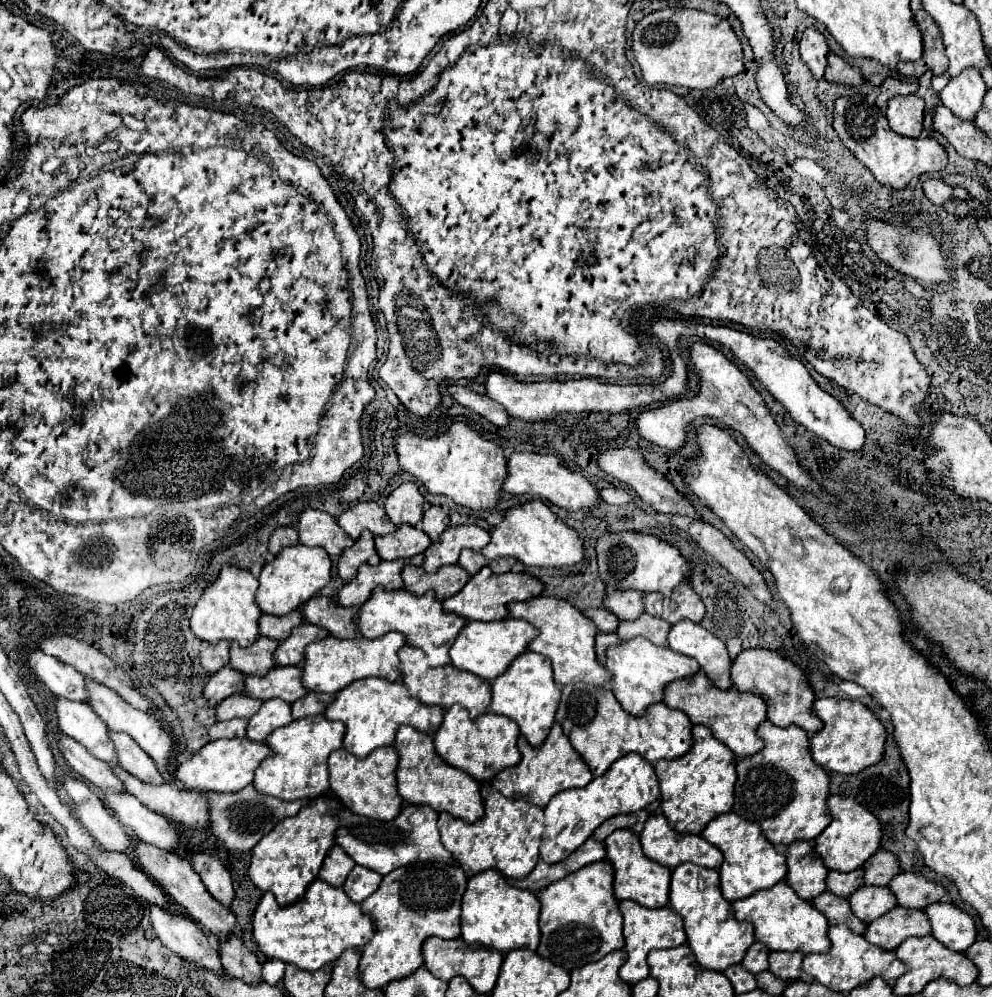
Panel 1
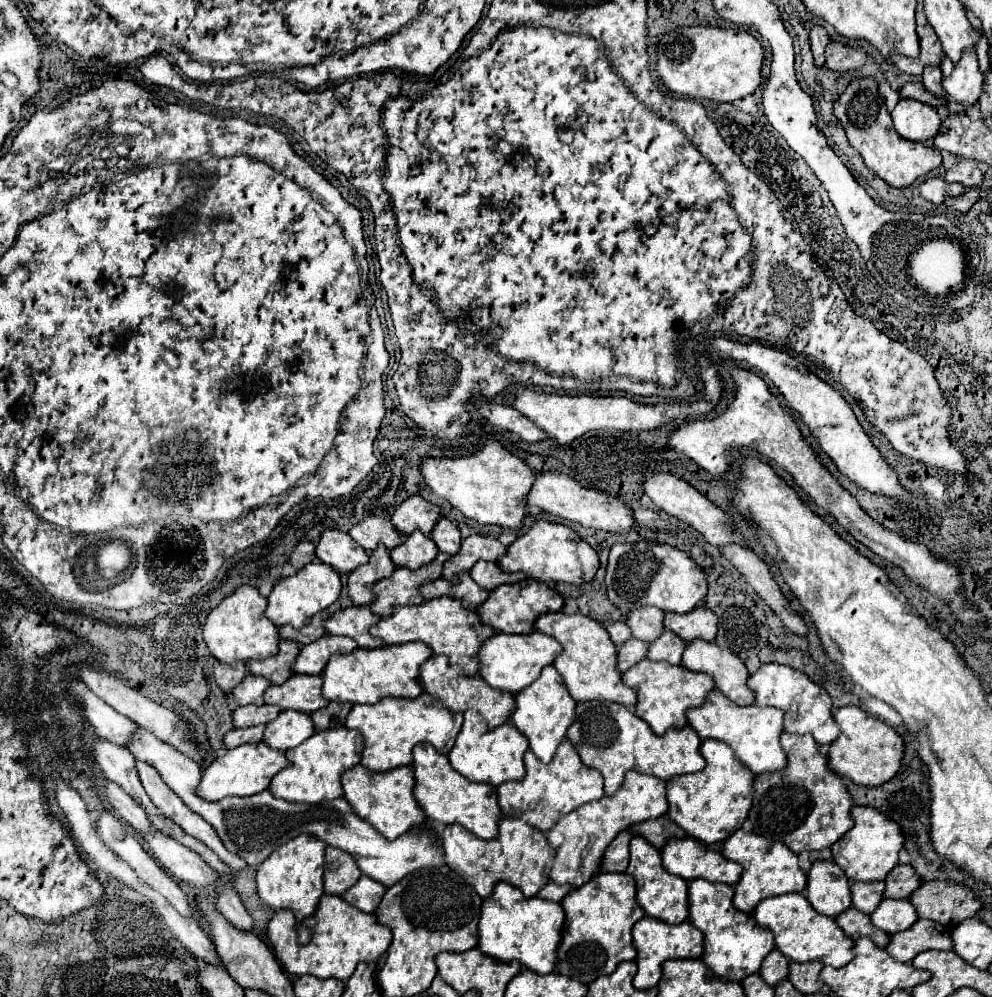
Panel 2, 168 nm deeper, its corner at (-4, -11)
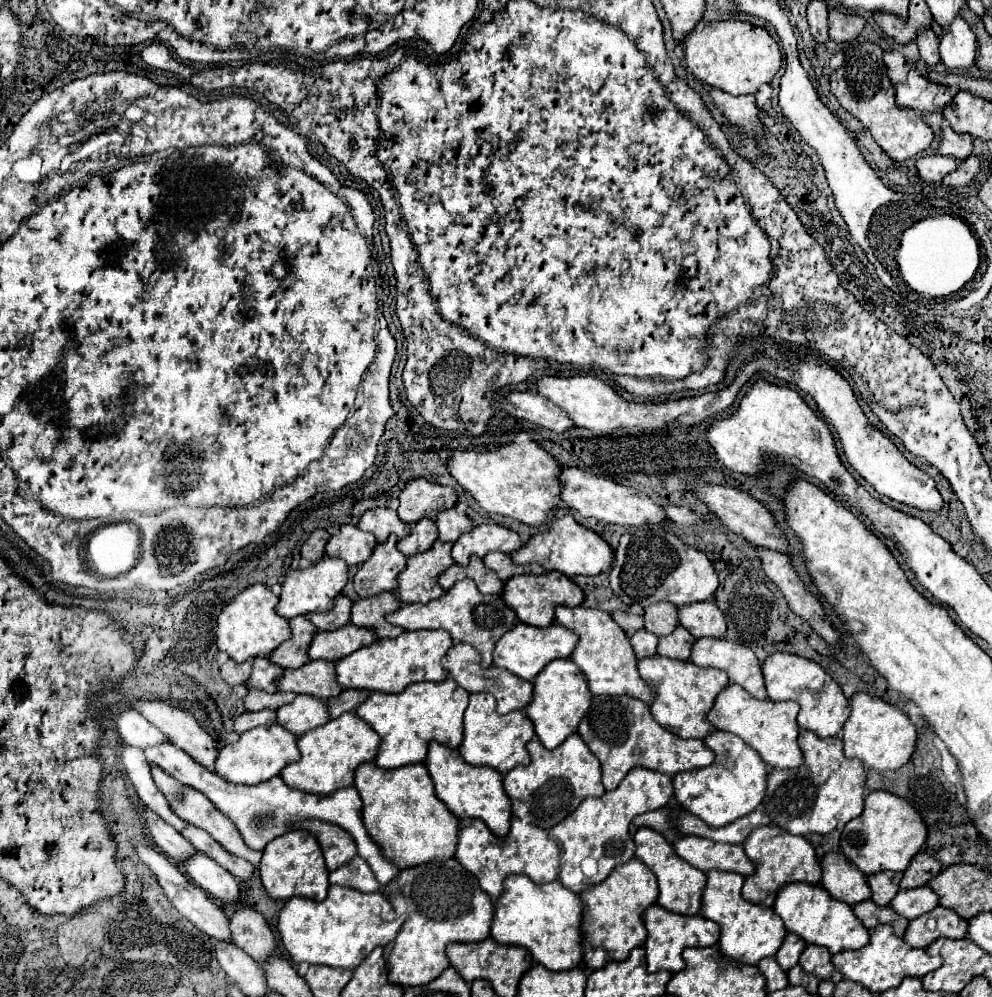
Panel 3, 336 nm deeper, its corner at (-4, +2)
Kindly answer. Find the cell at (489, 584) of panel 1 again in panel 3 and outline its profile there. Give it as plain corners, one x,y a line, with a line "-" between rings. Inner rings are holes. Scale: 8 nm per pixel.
544,572
544,574
522,574
522,576
512,576
508,582
504,582
502,588
502,600
506,606
510,606
518,620
530,626
550,626
554,622
554,608
558,604
562,606
580,606
582,604
582,590
564,574
560,572

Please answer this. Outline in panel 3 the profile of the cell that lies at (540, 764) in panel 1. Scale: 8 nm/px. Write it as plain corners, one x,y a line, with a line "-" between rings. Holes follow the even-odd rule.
570,734
558,748
548,750
538,740
528,742
530,764
516,766
504,776
504,790
512,800
512,814
520,820
536,824
544,830
556,826
564,816
576,810
576,806
588,796
602,796
606,790
602,786
600,760
588,750
578,734

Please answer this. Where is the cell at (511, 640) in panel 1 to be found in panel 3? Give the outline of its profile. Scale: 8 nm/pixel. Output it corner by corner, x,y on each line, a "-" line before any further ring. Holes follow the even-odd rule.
518,622
512,630
508,630
496,642
494,666
506,668
524,680
532,680
550,660
568,658
572,654
574,644
576,644
576,634
560,624
550,624
546,628
538,628
538,626
526,626
522,622

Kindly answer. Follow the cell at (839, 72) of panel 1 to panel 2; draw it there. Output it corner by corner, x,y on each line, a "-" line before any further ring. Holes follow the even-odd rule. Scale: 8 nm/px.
830,41
826,47
826,67
830,71
854,71
866,61
866,51
862,47
848,47
838,41

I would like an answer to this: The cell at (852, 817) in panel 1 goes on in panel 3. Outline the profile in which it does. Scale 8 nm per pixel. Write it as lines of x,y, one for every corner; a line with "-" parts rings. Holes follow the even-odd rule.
870,792
864,800
864,812
850,820
840,836
844,856
848,856
848,860
854,862
866,876
882,870
902,872
924,842
926,824
920,820
920,814
904,798
888,792

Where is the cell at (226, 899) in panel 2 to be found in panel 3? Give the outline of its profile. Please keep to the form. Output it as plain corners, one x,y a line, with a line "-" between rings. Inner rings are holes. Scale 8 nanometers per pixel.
240,906
230,918
230,934
232,942
244,952
248,952
254,960
264,960
268,954
276,950
276,942
272,930
268,928
264,916
252,906

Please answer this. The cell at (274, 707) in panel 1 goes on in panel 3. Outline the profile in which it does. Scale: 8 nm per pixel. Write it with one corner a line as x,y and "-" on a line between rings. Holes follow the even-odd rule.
306,694
296,696
294,702
286,706
280,706
276,710
276,716
276,722
294,736
302,736
304,732
318,728
330,720
326,712
326,702

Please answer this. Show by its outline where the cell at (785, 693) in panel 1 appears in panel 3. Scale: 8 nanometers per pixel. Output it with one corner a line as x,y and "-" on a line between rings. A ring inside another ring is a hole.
776,652
770,654
764,664
762,664
762,674
768,690
770,700
794,700
800,706
798,712
798,726
812,730
816,736
826,738
826,736
838,736
844,722
850,716
850,706
846,696
842,694
840,686
828,676
820,664
800,658
796,654
786,654
786,652

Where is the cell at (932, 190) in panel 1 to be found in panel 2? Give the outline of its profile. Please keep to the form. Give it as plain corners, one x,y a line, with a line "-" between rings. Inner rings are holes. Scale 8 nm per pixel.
934,177
934,179
926,179
922,185
920,185
920,195
926,199
926,201
932,201
932,203
942,203
946,197
956,197
956,195
962,195
966,191
964,185
960,183
946,183
942,177

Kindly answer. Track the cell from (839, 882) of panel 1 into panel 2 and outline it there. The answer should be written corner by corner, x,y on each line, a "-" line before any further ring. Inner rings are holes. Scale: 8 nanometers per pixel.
852,883
852,907
862,913
874,913
884,899
884,883

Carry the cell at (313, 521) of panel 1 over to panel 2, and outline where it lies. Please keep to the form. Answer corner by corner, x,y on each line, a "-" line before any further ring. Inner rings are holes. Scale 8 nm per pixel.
326,529
316,543
316,555
322,563
330,565
338,573
350,573
352,569
364,565
368,561
368,553
352,541
348,533

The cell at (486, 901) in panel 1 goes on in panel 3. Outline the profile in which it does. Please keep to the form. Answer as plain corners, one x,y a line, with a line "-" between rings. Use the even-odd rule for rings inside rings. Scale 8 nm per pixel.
510,874
504,878
504,892
494,902
490,936
498,944
524,946
534,956
534,962
540,962
548,970
560,972
576,968
580,964
582,914
584,908
578,894
564,888
558,880
548,884
536,884
528,876

